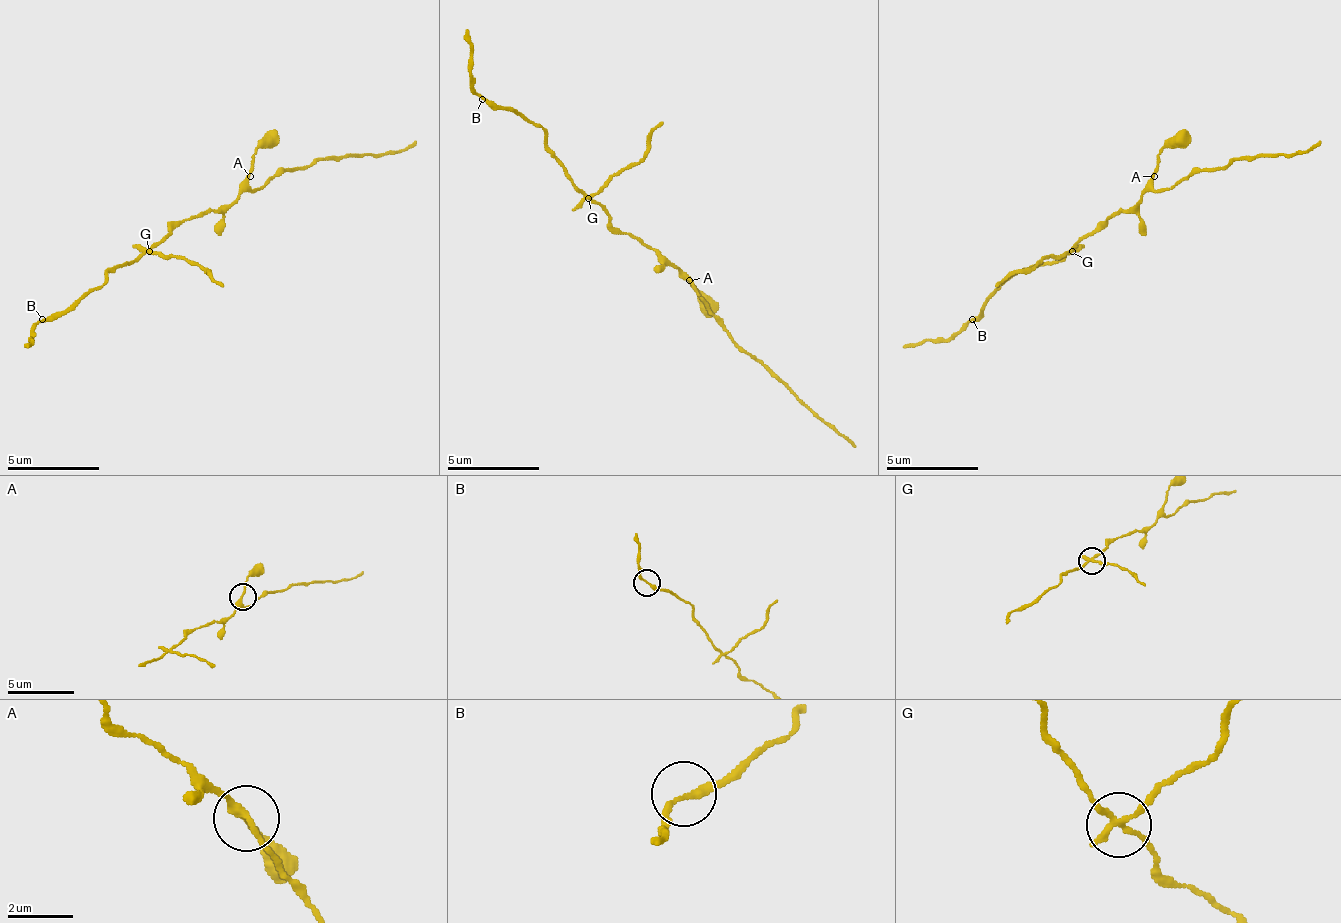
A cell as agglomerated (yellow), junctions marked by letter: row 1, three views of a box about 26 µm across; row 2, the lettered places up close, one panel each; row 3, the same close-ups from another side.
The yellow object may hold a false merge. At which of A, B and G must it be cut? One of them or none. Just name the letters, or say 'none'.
G

